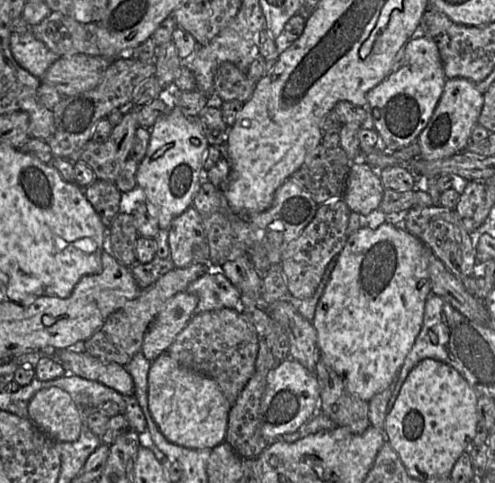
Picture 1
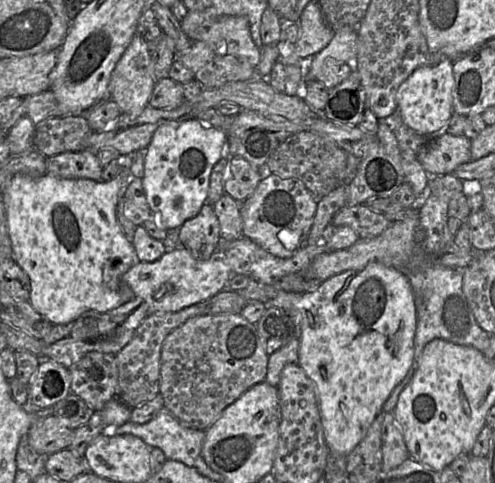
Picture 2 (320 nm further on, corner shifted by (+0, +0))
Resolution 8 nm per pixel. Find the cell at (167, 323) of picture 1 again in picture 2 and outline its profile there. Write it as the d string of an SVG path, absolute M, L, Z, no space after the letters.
M372 262L361 271L334 275L314 291L278 291L264 305L299 312L298 363L315 385L330 455L346 457L412 366L417 318L408 277L396 268Z

